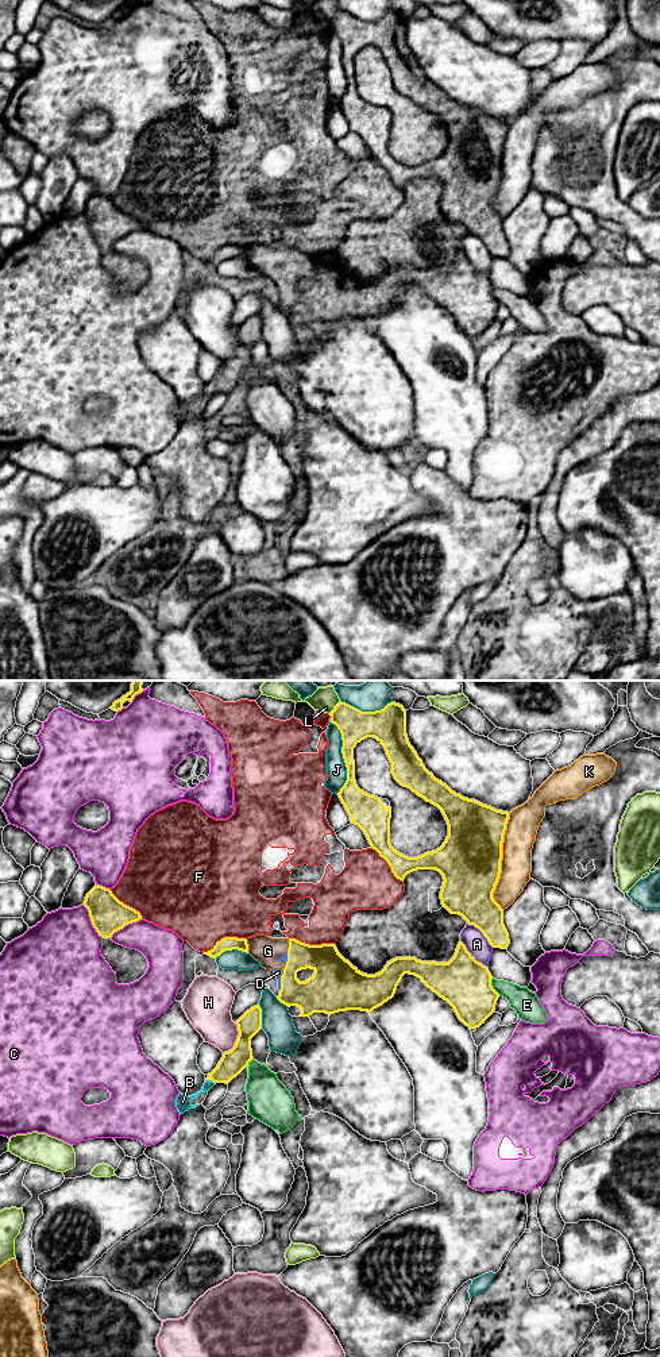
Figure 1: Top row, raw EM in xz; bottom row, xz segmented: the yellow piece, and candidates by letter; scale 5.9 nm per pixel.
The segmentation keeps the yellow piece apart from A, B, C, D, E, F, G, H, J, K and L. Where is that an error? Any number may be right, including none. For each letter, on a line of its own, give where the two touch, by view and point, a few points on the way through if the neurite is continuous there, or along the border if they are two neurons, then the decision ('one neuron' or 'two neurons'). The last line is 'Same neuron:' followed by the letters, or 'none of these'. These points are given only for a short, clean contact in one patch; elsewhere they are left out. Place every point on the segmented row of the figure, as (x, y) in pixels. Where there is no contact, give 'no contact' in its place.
A: contact xz (470, 955); two neurons
B: contact xz (212, 1080); way xz (234, 1061), (212, 1080), (182, 1102); one neuron
C: contact xz (91, 920); two neurons
D: contact xz (281, 980); one neuron
E: contact xz (491, 987); two neurons
F: contact xz (312, 945); two neurons
G: contact xz (247, 945); one neuron
H: contact xz (236, 1040); two neurons
J: contact xz (343, 758); two neurons
K: contact xz (500, 862); two neurons
L: contact xz (335, 708); two neurons
Same neuron: B, D, G

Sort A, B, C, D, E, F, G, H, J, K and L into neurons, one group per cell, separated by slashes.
A / B D G / C / E / F / H / J / K / L

